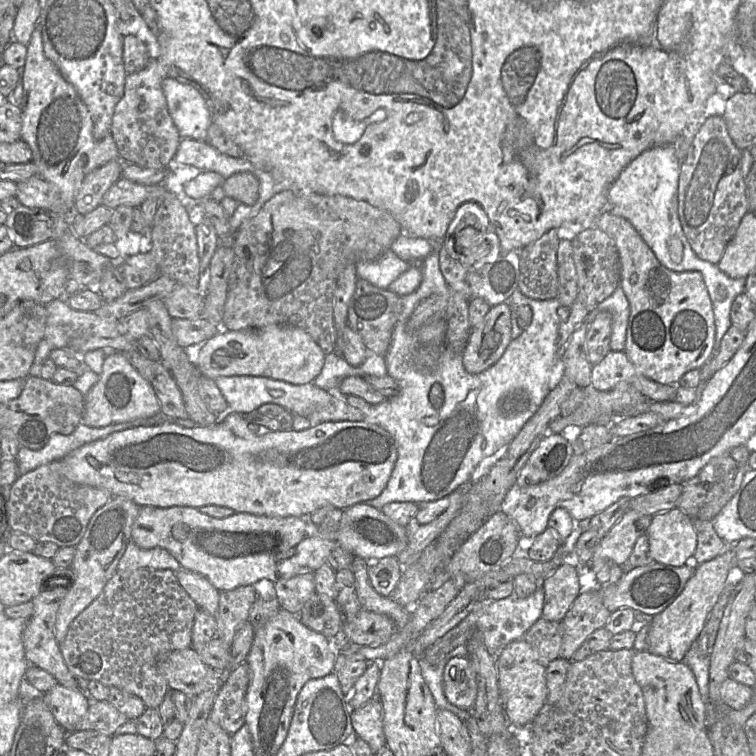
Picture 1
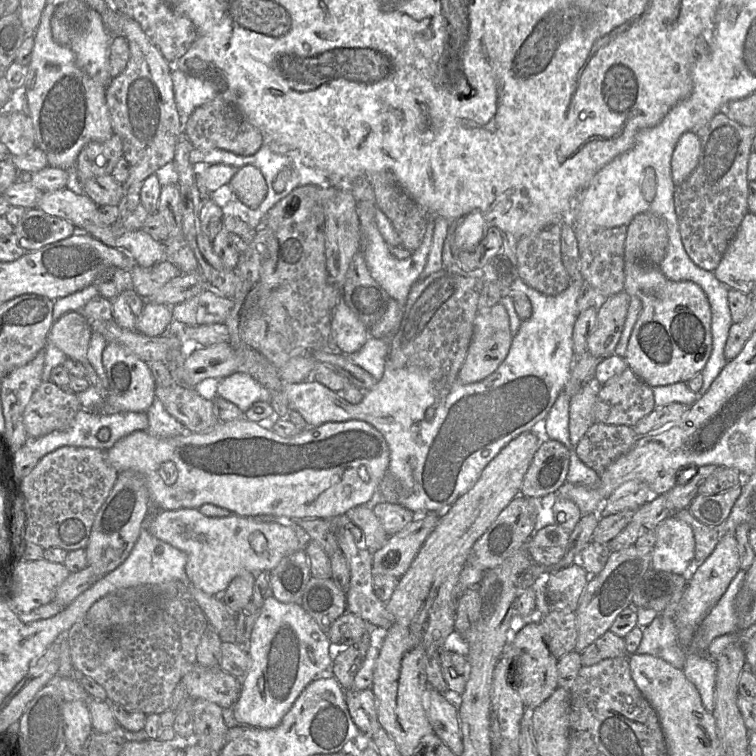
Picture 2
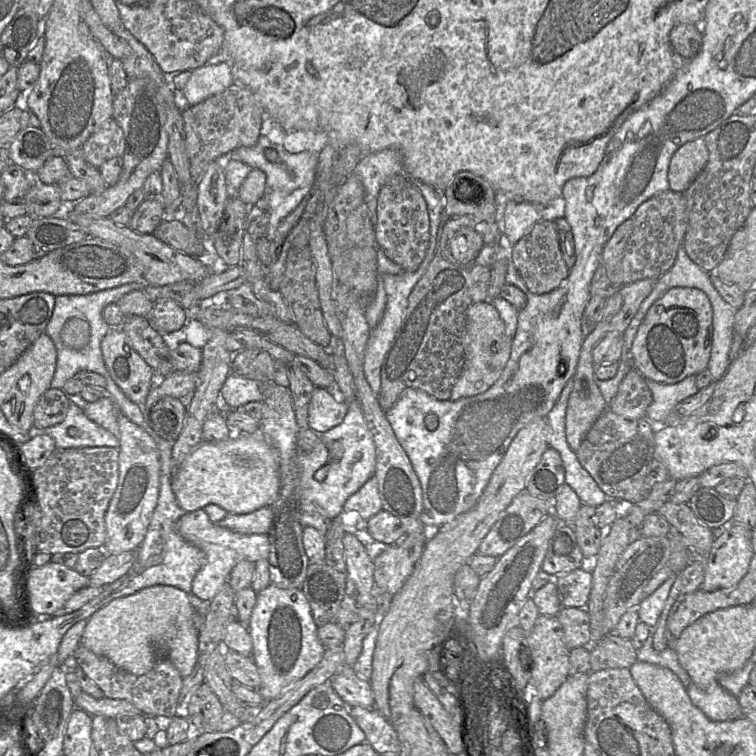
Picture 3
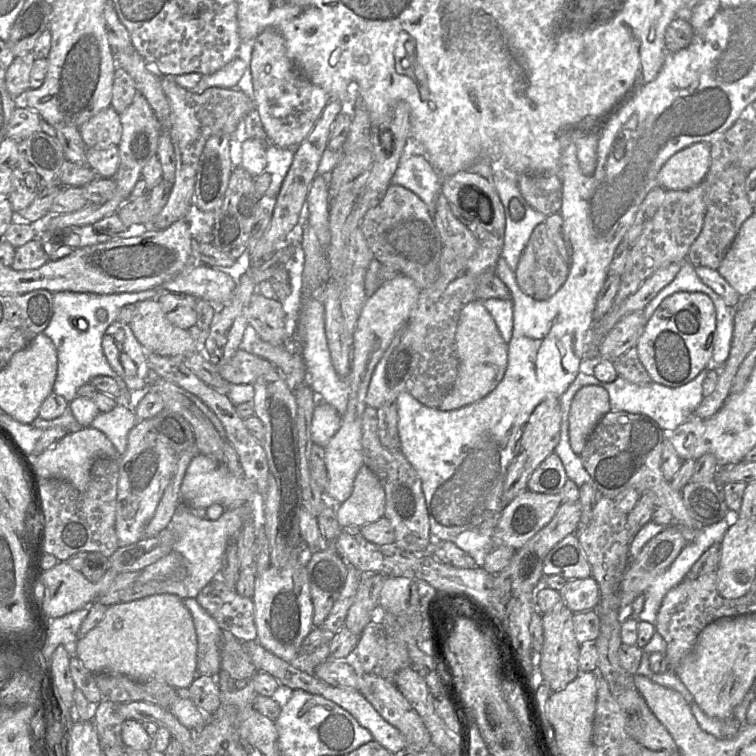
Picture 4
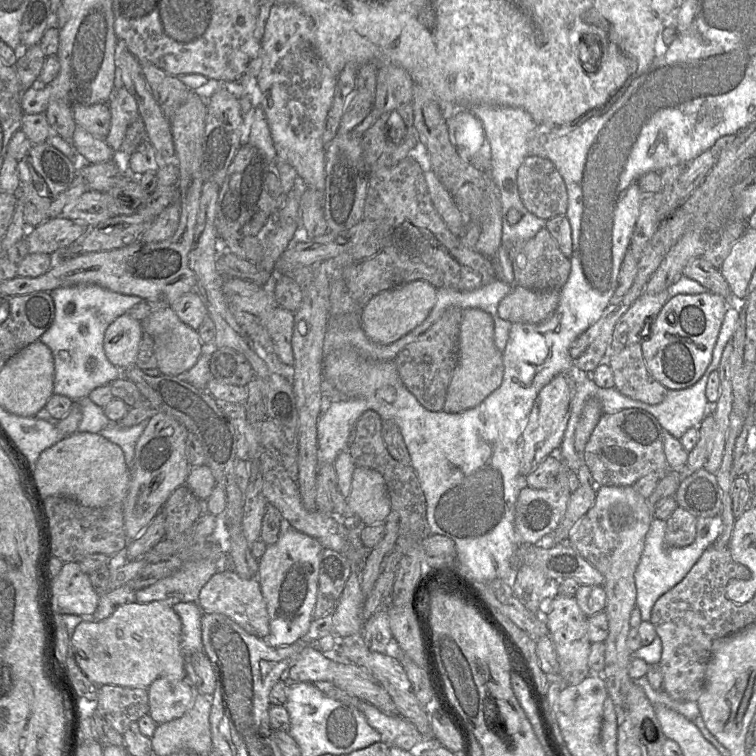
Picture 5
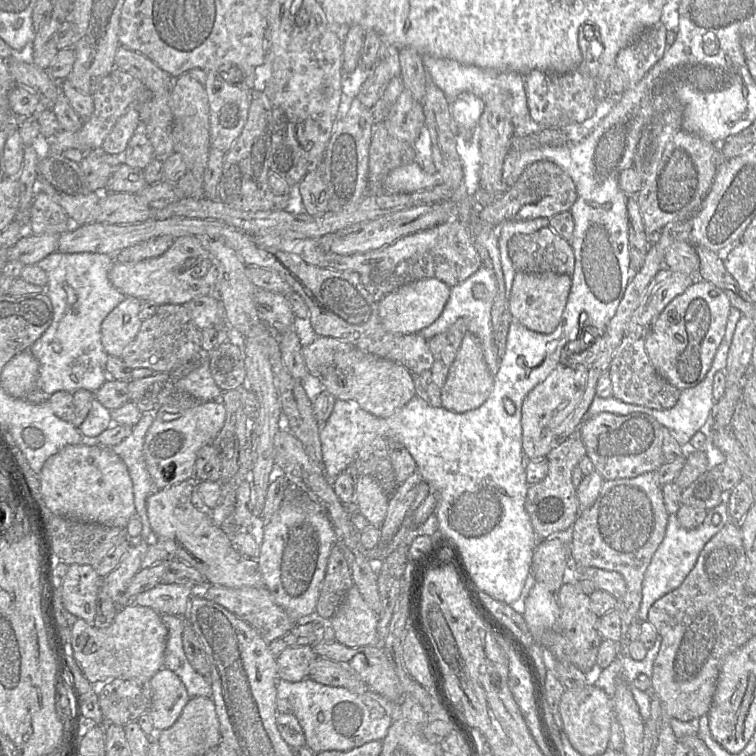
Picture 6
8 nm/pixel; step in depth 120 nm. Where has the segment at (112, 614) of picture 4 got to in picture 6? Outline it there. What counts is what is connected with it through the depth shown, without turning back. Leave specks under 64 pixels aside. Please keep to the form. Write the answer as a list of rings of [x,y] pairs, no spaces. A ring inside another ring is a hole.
[[[128,604],[118,610],[112,624],[105,629],[98,629],[82,619],[77,619],[71,628],[73,658],[85,678],[94,686],[100,686],[113,679],[151,679],[163,668],[167,634],[167,627],[157,612],[149,607]]]

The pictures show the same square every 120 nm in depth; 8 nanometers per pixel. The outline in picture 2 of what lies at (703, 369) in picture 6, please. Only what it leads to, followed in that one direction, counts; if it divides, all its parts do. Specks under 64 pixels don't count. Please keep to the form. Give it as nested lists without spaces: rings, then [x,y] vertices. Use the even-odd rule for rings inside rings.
[[[625,262],[624,265],[625,272],[625,283],[624,291],[628,293],[631,297],[637,297],[642,304],[642,310],[638,316],[638,319],[633,327],[630,339],[628,342],[625,360],[632,369],[632,371],[645,381],[650,387],[663,386],[676,382],[687,382],[698,372],[701,372],[711,354],[712,351],[712,331],[711,331],[711,306],[709,304],[708,298],[702,288],[694,282],[691,281],[672,281],[665,277],[658,267],[648,265],[642,262]]]

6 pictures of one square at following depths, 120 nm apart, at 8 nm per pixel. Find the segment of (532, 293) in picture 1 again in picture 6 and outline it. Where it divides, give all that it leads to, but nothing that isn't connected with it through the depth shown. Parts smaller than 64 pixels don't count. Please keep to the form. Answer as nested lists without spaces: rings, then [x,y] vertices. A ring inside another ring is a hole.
[[[549,226],[532,234],[512,235],[507,250],[517,272],[573,275],[572,245]]]

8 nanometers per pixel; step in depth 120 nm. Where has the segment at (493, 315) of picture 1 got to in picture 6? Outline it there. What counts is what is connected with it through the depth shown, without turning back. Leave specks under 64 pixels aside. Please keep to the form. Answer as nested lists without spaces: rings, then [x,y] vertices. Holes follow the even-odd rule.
[[[467,331],[442,389],[441,407],[455,413],[477,409],[487,400],[493,387],[494,375],[484,360],[481,344],[475,335]]]

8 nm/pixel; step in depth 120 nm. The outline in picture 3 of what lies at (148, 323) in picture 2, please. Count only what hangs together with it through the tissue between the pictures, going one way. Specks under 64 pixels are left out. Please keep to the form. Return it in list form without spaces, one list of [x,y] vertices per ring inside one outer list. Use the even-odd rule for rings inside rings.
[[[172,299],[155,302],[149,319],[152,327],[160,334],[181,329],[187,320],[186,309]]]

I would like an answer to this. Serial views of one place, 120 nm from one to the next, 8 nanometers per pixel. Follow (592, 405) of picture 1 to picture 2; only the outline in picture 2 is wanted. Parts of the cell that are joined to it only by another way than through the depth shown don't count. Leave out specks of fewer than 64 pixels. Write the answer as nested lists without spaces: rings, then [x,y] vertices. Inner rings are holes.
[[[627,367],[599,389],[594,421],[632,427],[654,408],[652,387]]]

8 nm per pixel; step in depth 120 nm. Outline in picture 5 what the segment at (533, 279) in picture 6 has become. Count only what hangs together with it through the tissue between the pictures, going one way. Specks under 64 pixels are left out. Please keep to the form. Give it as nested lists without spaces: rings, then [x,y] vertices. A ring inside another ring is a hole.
[[[513,285],[511,292],[498,305],[500,318],[513,323],[539,324],[556,311],[560,290],[531,290]]]

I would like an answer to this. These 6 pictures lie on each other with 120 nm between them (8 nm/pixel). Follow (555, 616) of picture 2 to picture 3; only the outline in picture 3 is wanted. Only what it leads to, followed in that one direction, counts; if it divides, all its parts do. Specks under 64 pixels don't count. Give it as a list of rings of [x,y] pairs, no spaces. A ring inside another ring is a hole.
[[[562,607],[555,616],[562,625],[569,650],[592,645],[590,616],[585,608]]]

